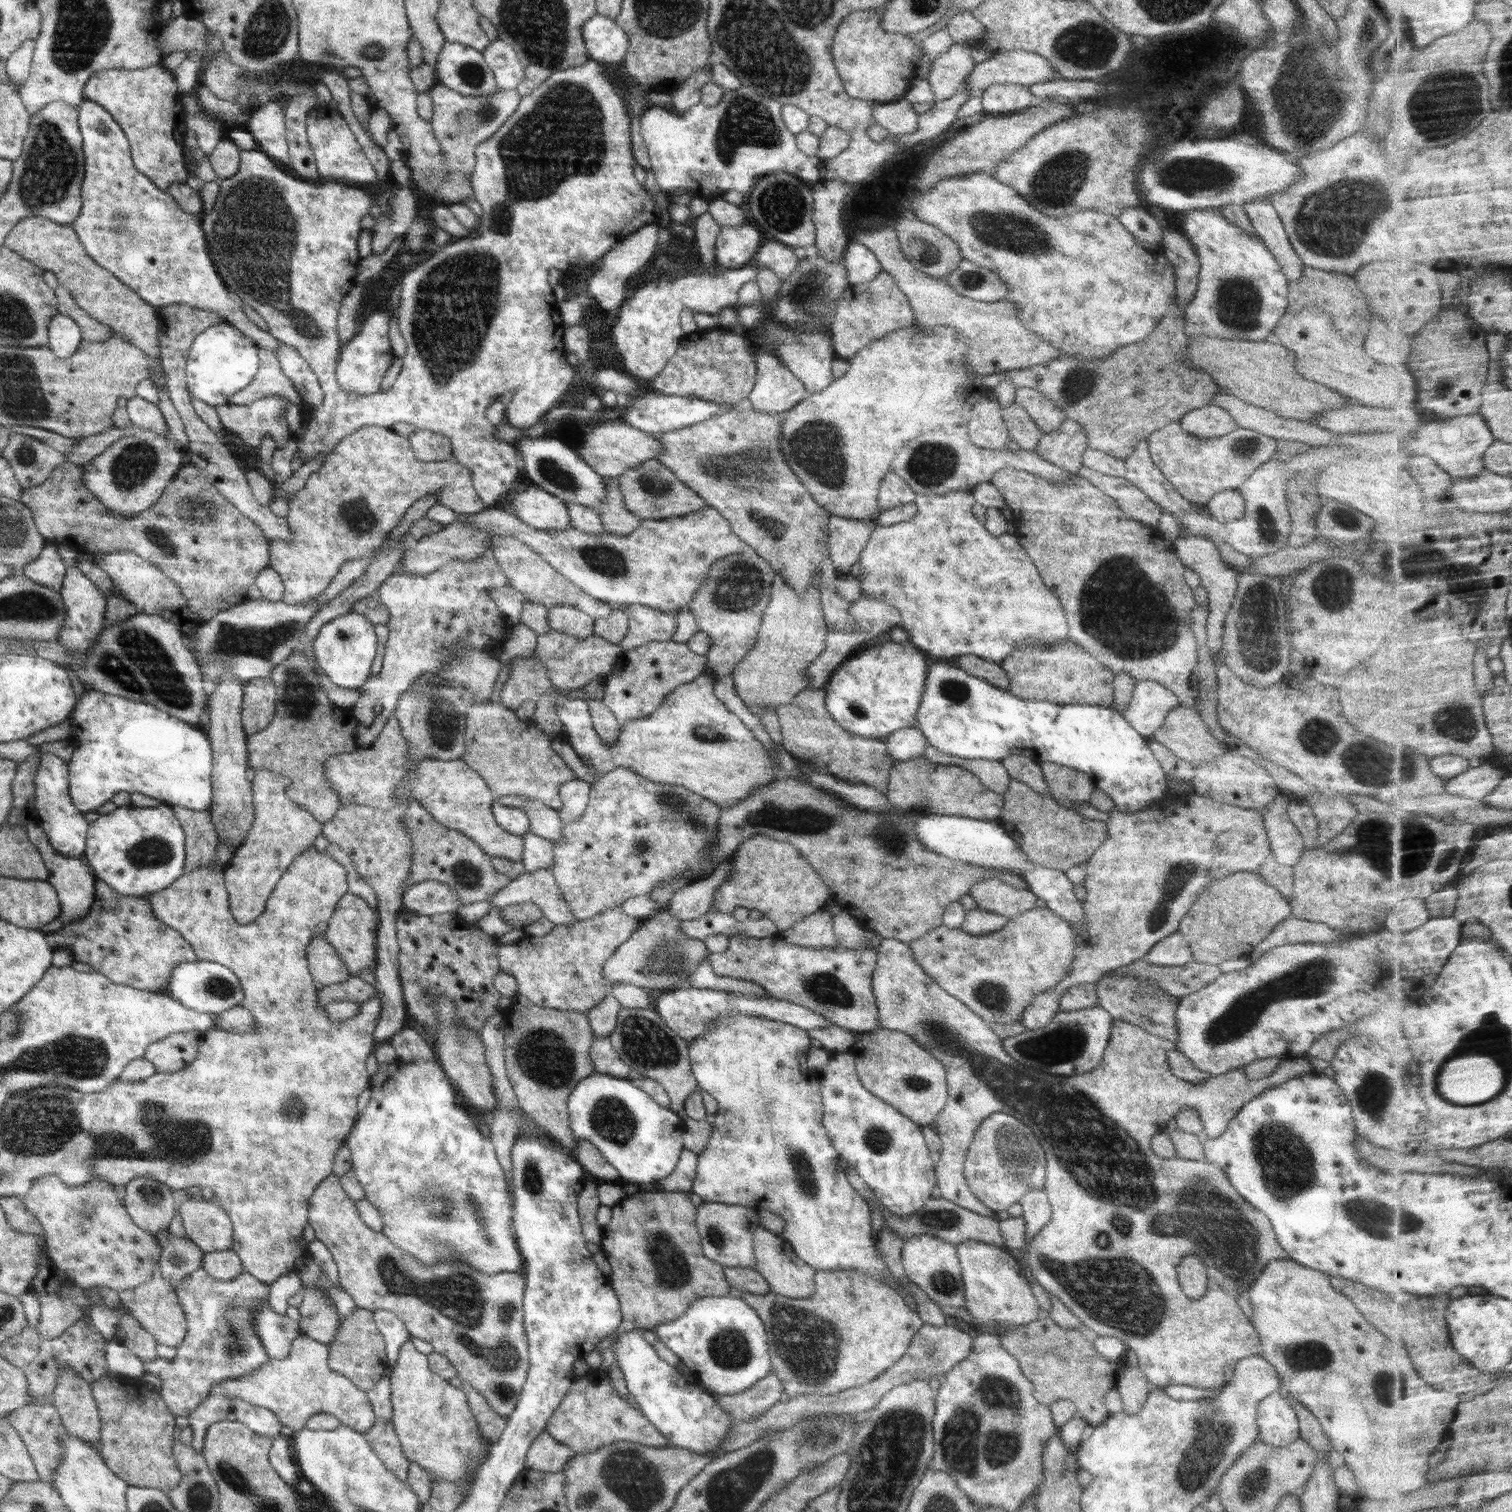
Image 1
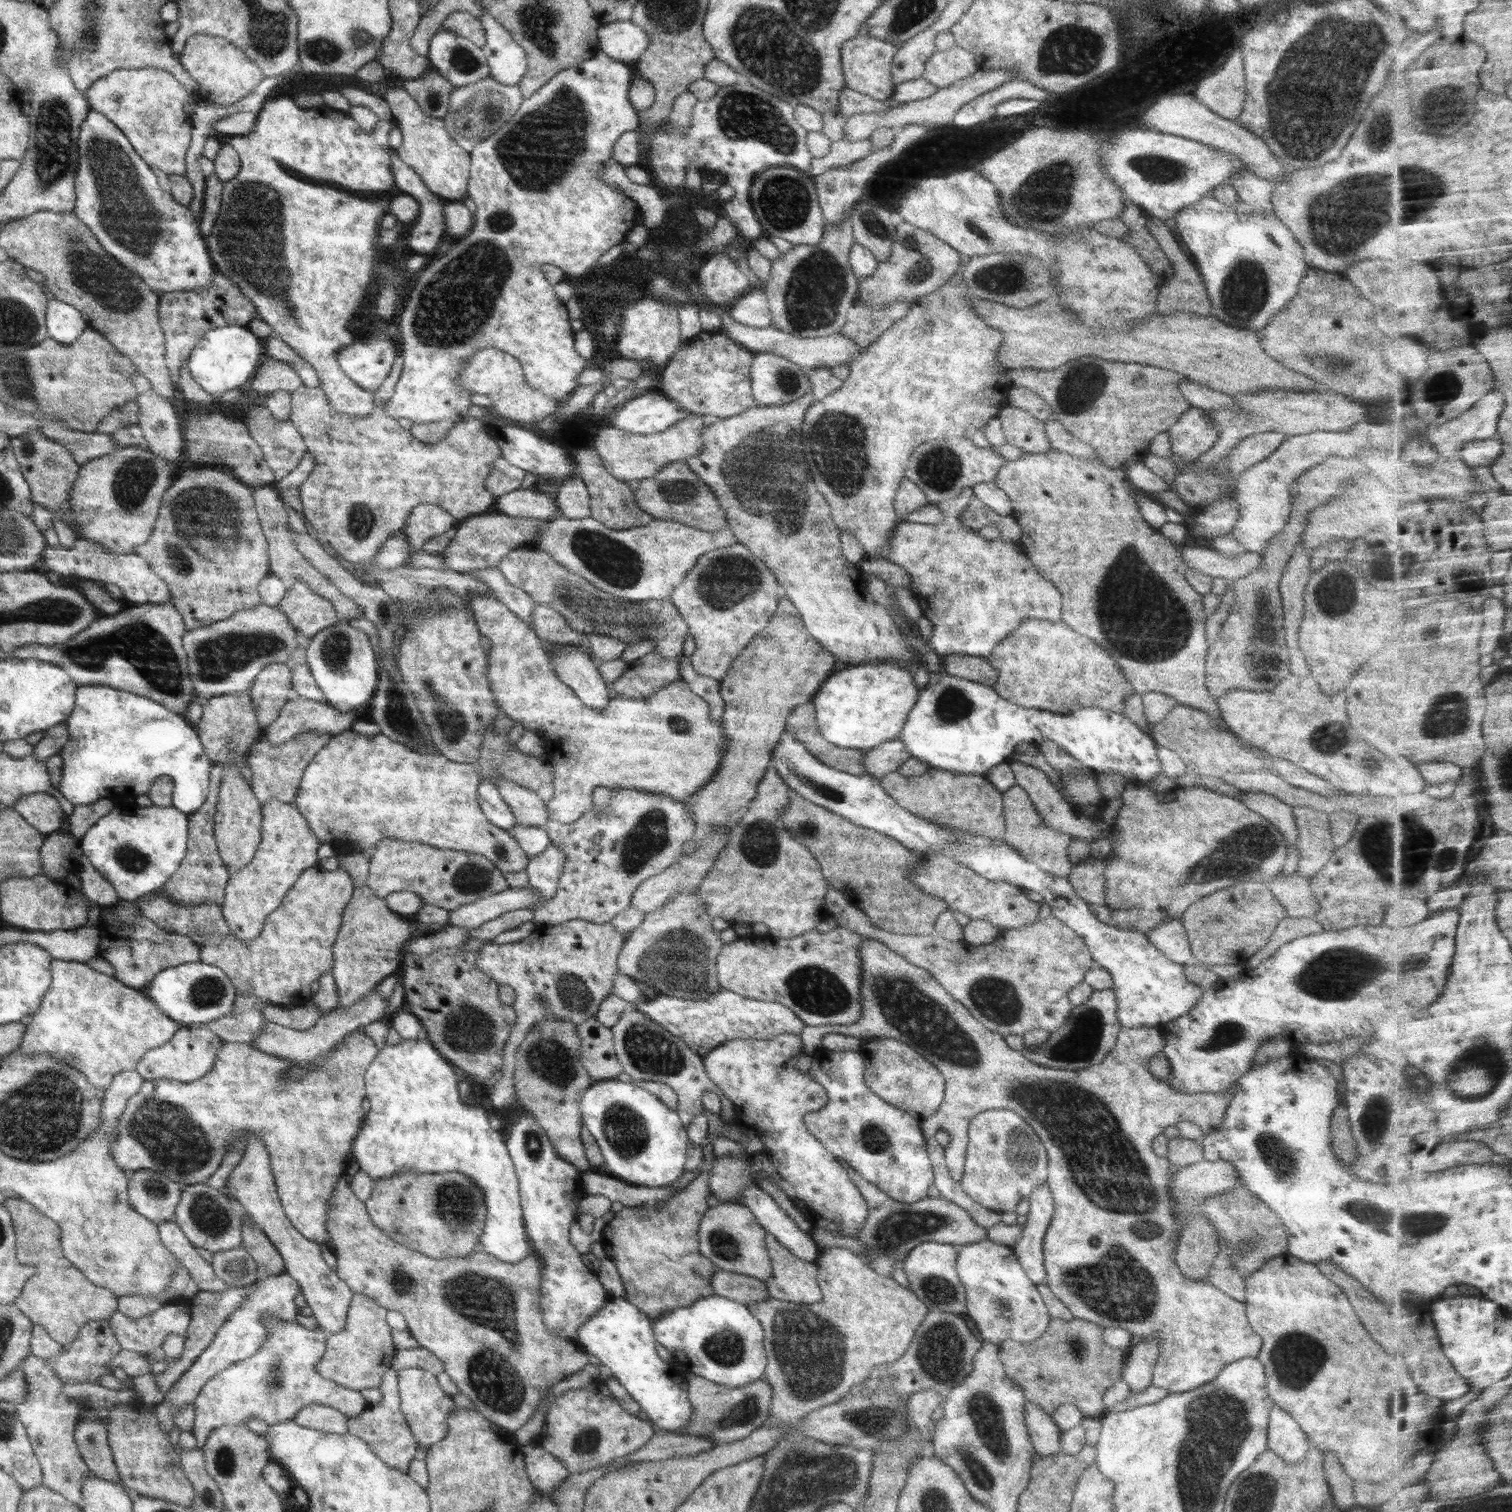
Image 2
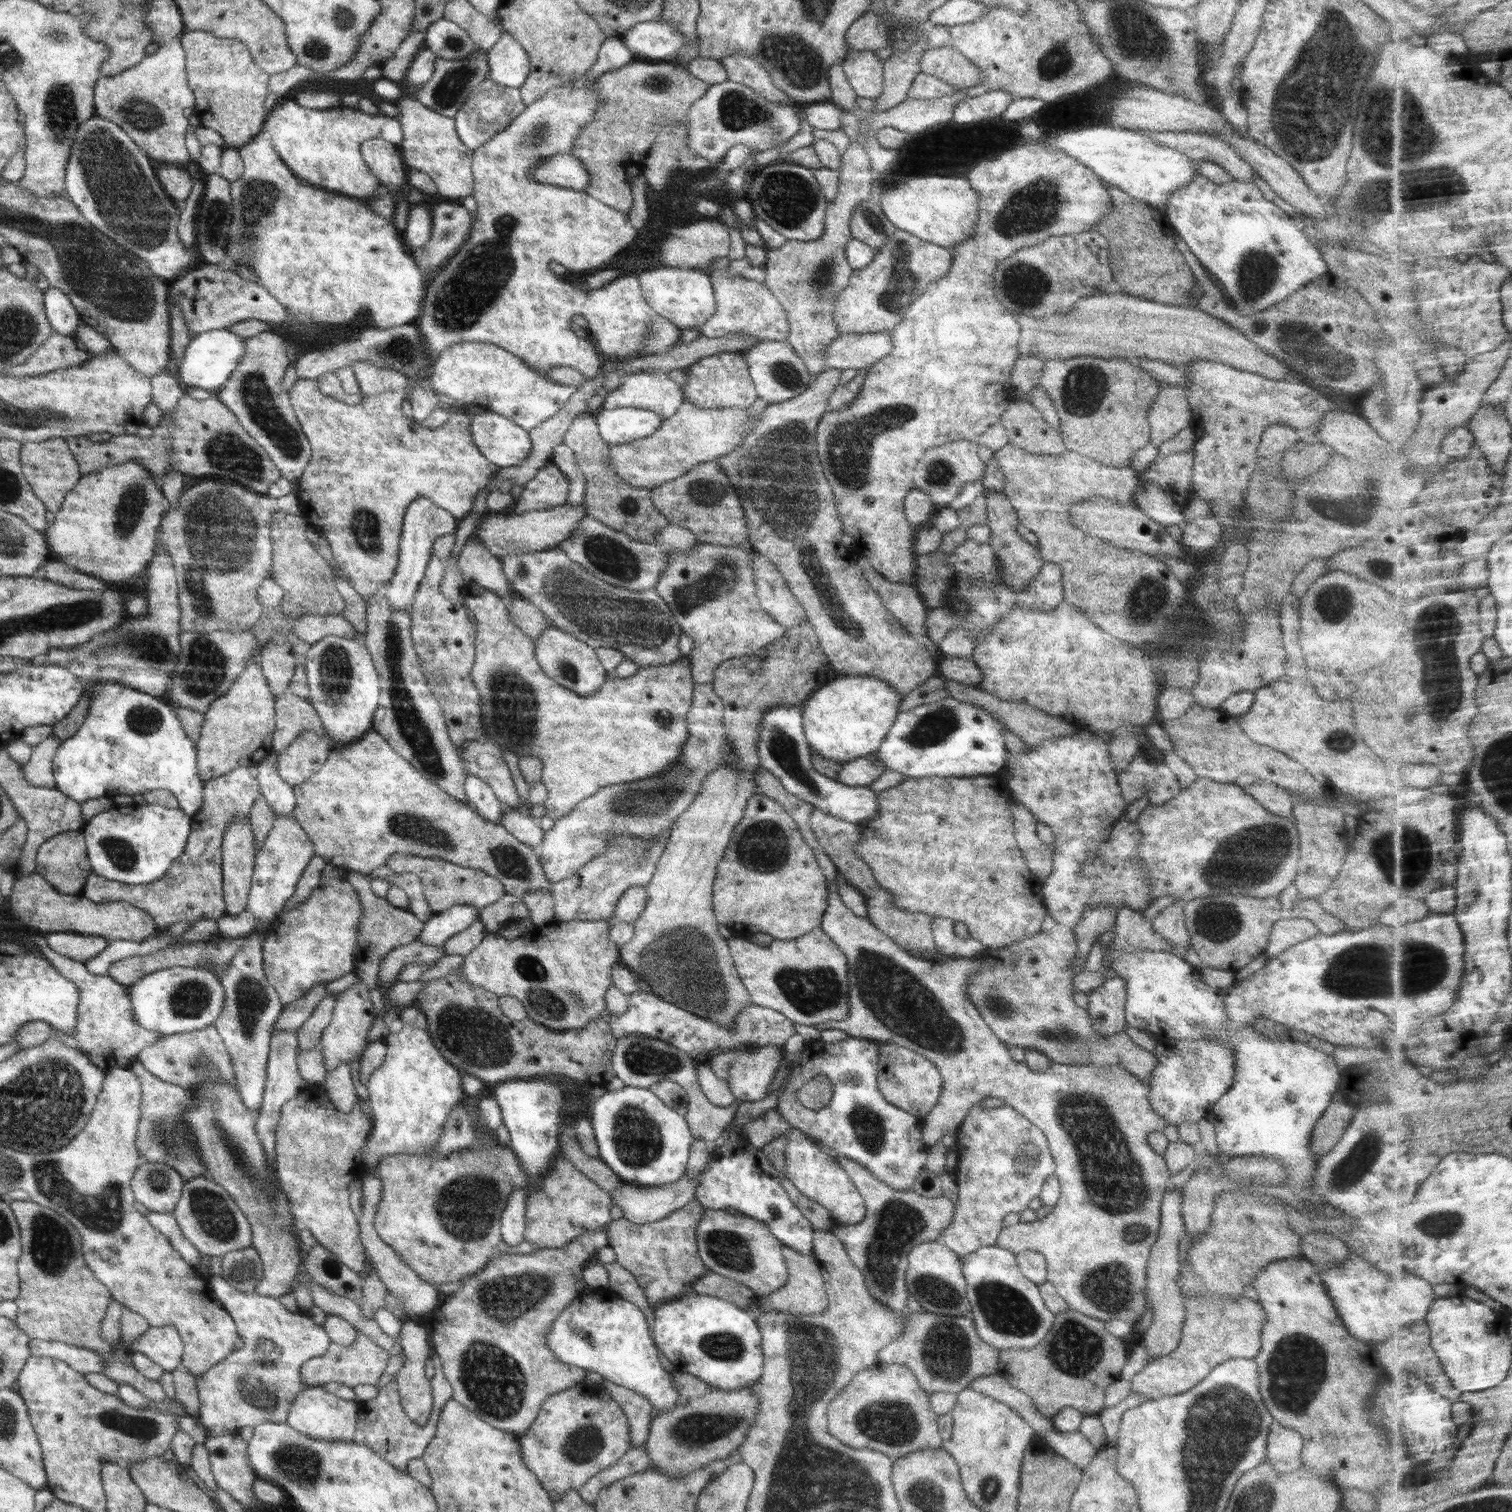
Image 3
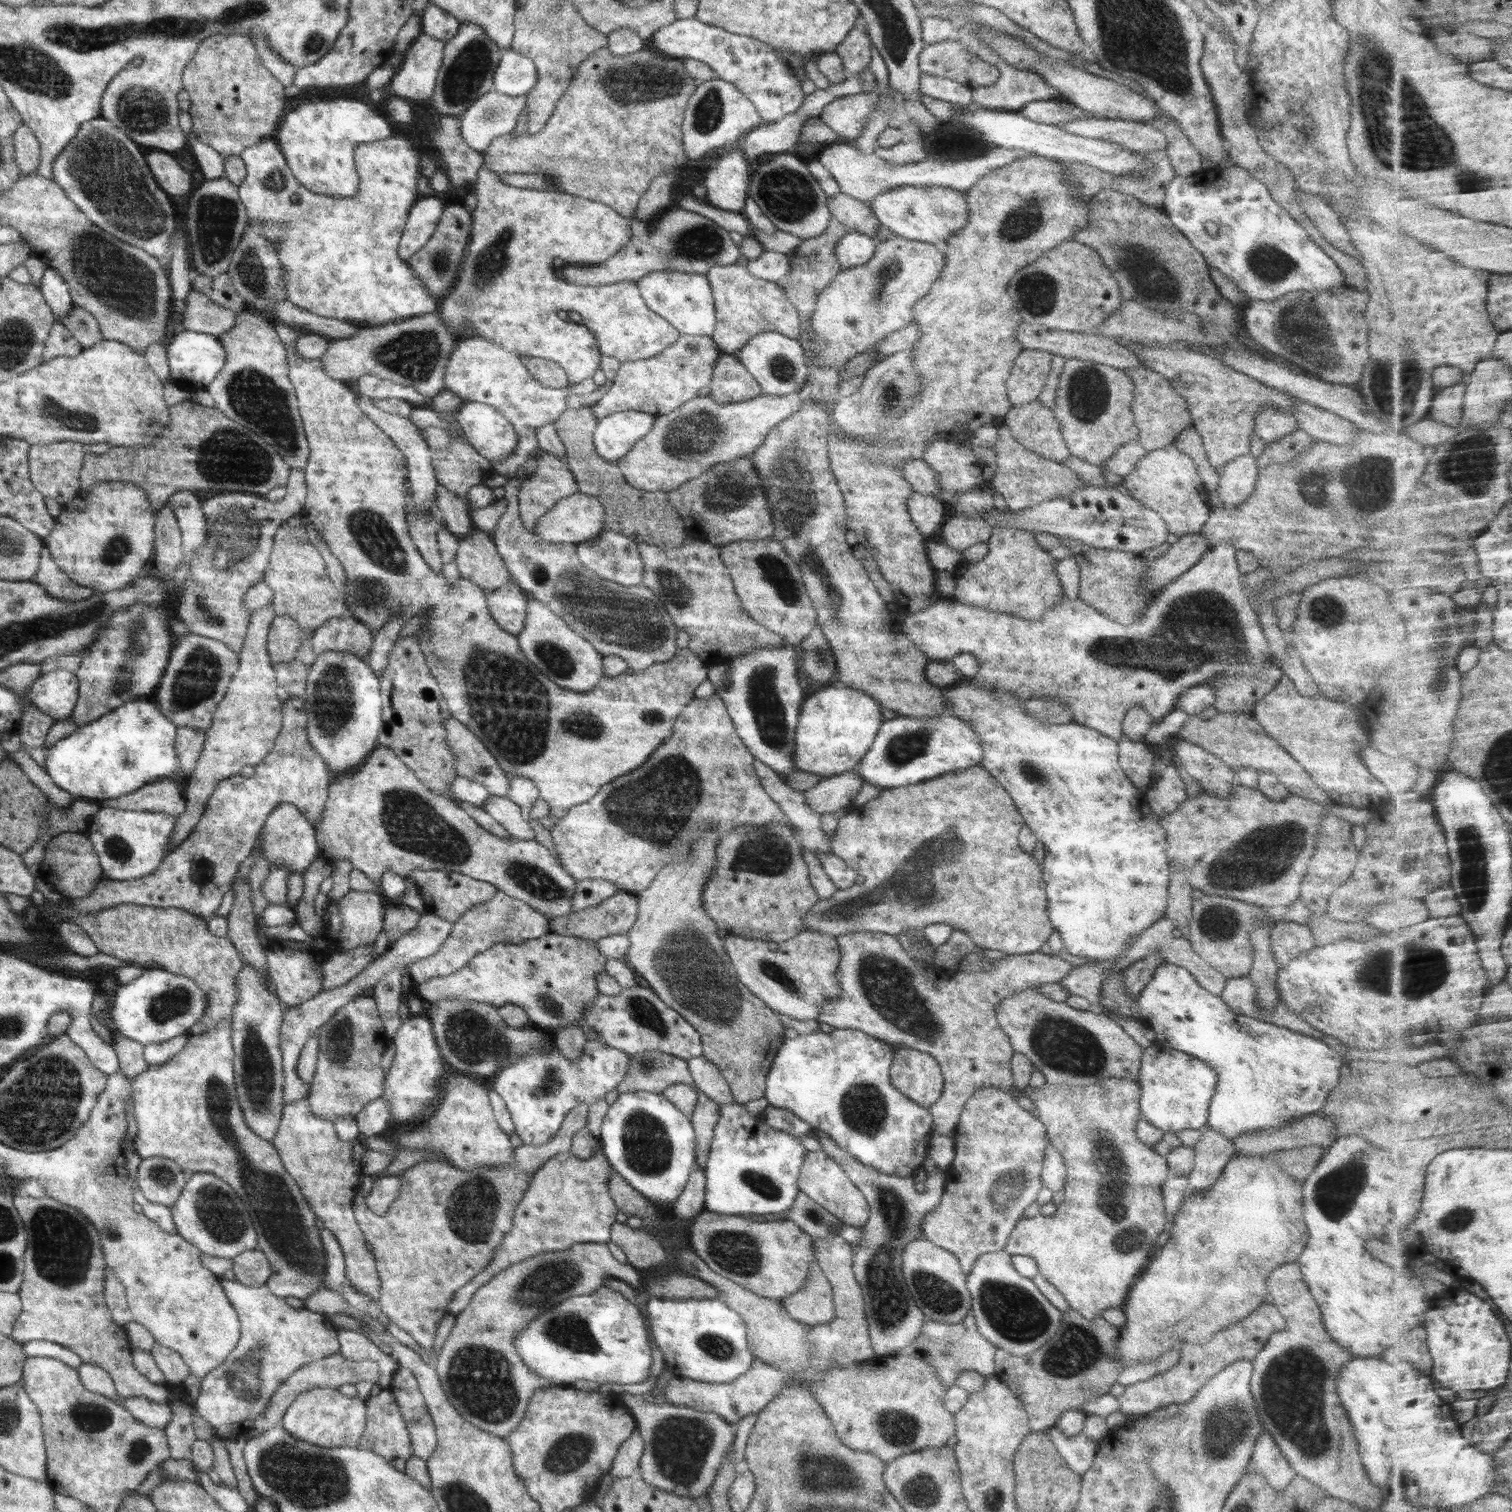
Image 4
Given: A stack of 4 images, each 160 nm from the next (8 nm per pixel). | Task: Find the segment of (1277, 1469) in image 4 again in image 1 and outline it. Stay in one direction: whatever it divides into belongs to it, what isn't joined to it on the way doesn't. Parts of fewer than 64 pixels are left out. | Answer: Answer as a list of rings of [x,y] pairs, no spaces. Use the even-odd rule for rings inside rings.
[[[1281,1391],[1269,1394],[1258,1404],[1259,1440],[1272,1446],[1288,1446],[1299,1438],[1299,1420]]]

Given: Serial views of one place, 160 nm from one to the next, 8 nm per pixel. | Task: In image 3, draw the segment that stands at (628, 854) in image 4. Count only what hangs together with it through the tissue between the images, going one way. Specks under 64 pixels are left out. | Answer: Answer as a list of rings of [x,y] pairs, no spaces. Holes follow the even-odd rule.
[[[694,682],[693,700],[686,717],[686,724],[690,736],[683,744],[678,760],[665,771],[650,778],[646,777],[644,780],[603,786],[596,794],[585,798],[574,806],[570,814],[555,820],[554,827],[545,832],[537,849],[541,865],[551,884],[560,883],[566,877],[574,876],[595,856],[605,852],[610,837],[614,838],[622,833],[630,833],[636,837],[652,838],[660,833],[672,832],[672,826],[688,810],[695,796],[701,790],[705,776],[717,768],[723,760],[733,760],[733,748],[729,745],[723,721],[723,703],[714,693],[714,684],[711,682],[706,684],[695,684]]]

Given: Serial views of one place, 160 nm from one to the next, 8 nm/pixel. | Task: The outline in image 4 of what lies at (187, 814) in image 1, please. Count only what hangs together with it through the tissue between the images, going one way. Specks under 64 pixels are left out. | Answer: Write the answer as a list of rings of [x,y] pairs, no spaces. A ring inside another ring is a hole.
[[[290,695],[286,702],[281,702],[281,713],[282,728],[274,748],[251,771],[233,774],[217,784],[192,834],[166,855],[152,874],[125,881],[104,876],[92,894],[84,898],[69,898],[69,904],[84,914],[130,903],[179,908],[202,916],[208,931],[226,938],[227,920],[217,913],[218,909],[242,862],[253,851],[269,814],[281,802],[289,802],[311,825],[317,826],[328,798],[329,782],[333,780],[332,772],[309,743],[303,698]]]

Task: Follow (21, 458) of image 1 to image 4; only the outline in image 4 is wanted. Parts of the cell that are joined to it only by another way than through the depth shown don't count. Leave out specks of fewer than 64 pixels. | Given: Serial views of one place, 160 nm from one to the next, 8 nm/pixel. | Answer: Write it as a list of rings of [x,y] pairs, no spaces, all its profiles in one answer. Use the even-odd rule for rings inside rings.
[[[74,441],[53,442],[47,445],[30,445],[29,448],[29,475],[33,485],[48,498],[54,498],[60,505],[75,501],[80,488],[80,473],[85,457],[85,445]]]

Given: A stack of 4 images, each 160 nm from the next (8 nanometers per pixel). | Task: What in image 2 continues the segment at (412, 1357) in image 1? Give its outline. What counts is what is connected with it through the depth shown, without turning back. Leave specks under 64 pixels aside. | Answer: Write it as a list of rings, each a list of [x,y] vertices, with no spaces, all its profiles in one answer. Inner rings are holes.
[[[404,1368],[398,1370],[397,1375],[400,1408],[423,1456],[435,1442],[440,1442],[446,1436],[447,1418],[456,1409],[456,1404],[451,1395],[440,1388],[436,1375],[430,1371],[423,1368]]]

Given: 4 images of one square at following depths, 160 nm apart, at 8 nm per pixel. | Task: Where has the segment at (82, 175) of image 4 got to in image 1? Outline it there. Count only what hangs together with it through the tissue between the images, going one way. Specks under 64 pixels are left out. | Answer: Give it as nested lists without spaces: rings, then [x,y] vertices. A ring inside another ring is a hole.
[[[84,100],[78,106],[78,124],[82,134],[85,177],[81,184],[80,216],[72,224],[78,240],[86,252],[103,269],[109,270],[119,281],[129,286],[143,301],[154,308],[171,304],[185,304],[205,311],[217,312],[224,321],[249,336],[257,347],[276,351],[281,343],[269,331],[260,330],[249,321],[243,311],[243,302],[233,296],[222,282],[219,272],[210,260],[210,251],[199,217],[186,214],[167,191],[159,189],[135,166],[131,157],[129,141],[120,125],[101,105]]]

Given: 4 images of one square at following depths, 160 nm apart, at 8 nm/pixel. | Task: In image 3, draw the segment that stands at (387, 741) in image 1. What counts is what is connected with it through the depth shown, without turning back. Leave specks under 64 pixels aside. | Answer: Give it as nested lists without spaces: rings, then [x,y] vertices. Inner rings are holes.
[[[373,729],[364,733],[364,736],[360,740],[349,742],[349,744],[332,744],[331,750],[329,750],[326,762],[322,765],[320,770],[317,770],[308,780],[305,780],[302,784],[296,784],[293,787],[293,793],[296,797],[295,816],[296,820],[300,823],[302,830],[306,832],[308,838],[314,845],[314,854],[321,856],[326,863],[333,864],[335,867],[347,870],[357,870],[359,874],[363,874],[368,879],[370,873],[375,868],[384,866],[386,861],[389,860],[393,854],[413,854],[414,856],[421,856],[422,858],[439,858],[446,862],[453,862],[458,866],[465,866],[466,868],[474,868],[483,870],[486,874],[497,878],[503,885],[505,894],[510,894],[516,898],[522,899],[525,896],[525,892],[545,892],[550,890],[551,882],[545,875],[545,870],[540,862],[537,849],[533,849],[531,846],[520,842],[503,826],[498,825],[496,822],[491,822],[482,817],[476,810],[468,808],[461,800],[456,800],[453,796],[450,796],[447,792],[444,792],[439,786],[436,786],[433,782],[430,782],[427,778],[424,778],[405,758],[402,758],[390,745],[386,742],[385,738],[382,738]]]

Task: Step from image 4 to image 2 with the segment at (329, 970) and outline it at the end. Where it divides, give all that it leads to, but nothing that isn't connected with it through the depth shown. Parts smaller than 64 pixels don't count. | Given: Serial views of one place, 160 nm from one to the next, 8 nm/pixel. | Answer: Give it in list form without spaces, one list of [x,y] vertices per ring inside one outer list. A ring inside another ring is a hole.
[[[244,1010],[240,1013],[231,1013],[217,1018],[205,1026],[226,1043],[248,1043],[254,1047],[252,1039],[267,1021],[263,1011]]]

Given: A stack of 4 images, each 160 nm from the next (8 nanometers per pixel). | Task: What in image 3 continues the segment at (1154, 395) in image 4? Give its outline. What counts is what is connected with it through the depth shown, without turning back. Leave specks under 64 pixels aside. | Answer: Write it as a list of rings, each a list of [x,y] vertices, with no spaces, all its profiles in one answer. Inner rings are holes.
[[[1160,382],[1155,401],[1147,412],[1151,429],[1151,443],[1159,446],[1189,426],[1193,414],[1185,390]]]

